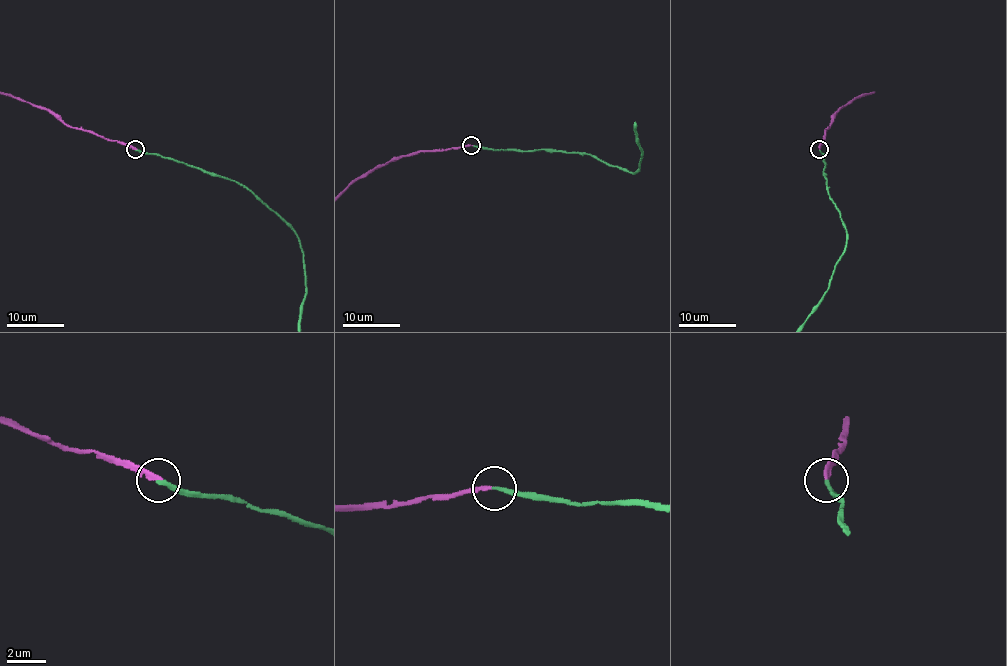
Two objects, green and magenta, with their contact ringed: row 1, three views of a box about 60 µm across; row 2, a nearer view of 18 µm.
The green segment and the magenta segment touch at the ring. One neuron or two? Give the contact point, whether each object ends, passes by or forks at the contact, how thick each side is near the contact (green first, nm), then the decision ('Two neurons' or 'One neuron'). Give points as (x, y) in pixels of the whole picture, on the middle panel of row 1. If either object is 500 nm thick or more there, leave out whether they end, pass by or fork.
Place: (471, 145). At the ring green ends. At the ring magenta ends. Thickness 200 nm (green) against 220 nm. One neuron

